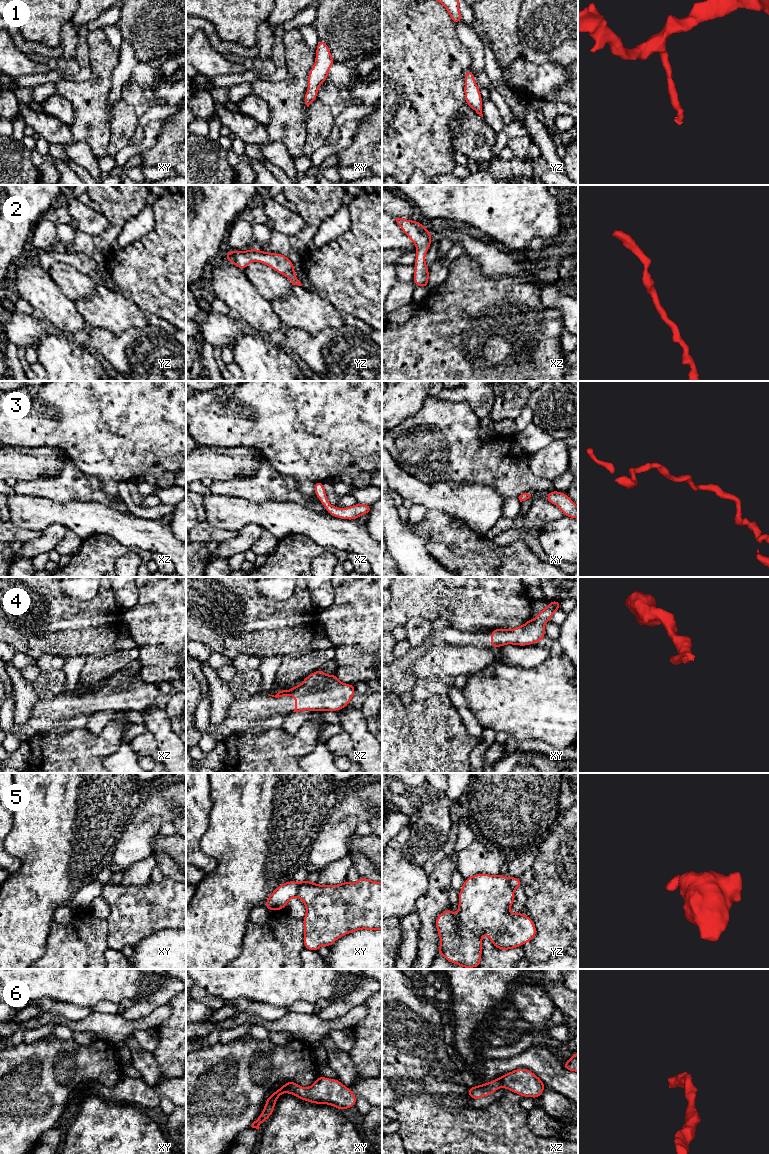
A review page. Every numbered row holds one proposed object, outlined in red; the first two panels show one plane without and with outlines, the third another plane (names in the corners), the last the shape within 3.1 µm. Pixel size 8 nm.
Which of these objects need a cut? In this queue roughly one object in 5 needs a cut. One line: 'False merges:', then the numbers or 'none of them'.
False merges: 5

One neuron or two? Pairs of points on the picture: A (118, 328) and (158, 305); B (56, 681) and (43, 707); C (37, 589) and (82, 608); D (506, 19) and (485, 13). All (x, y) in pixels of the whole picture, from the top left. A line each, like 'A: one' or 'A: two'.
A: two
B: two
C: one
D: one

